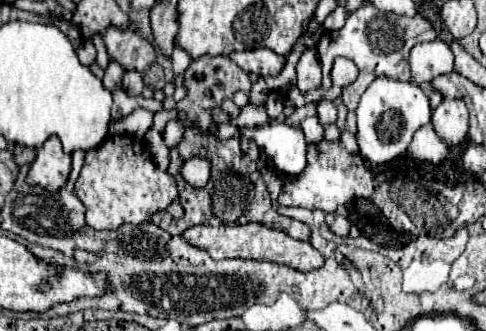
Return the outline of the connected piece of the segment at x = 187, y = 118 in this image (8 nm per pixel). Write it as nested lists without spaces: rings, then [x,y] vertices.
[[[203,55],[191,61],[191,65],[185,69],[185,89],[187,97],[183,97],[177,103],[177,121],[183,127],[193,127],[199,133],[209,135],[213,133],[213,129],[209,129],[209,119],[213,119],[213,109],[221,107],[223,99],[233,99],[237,91],[249,91],[251,77],[241,67],[237,67],[229,57]]]

